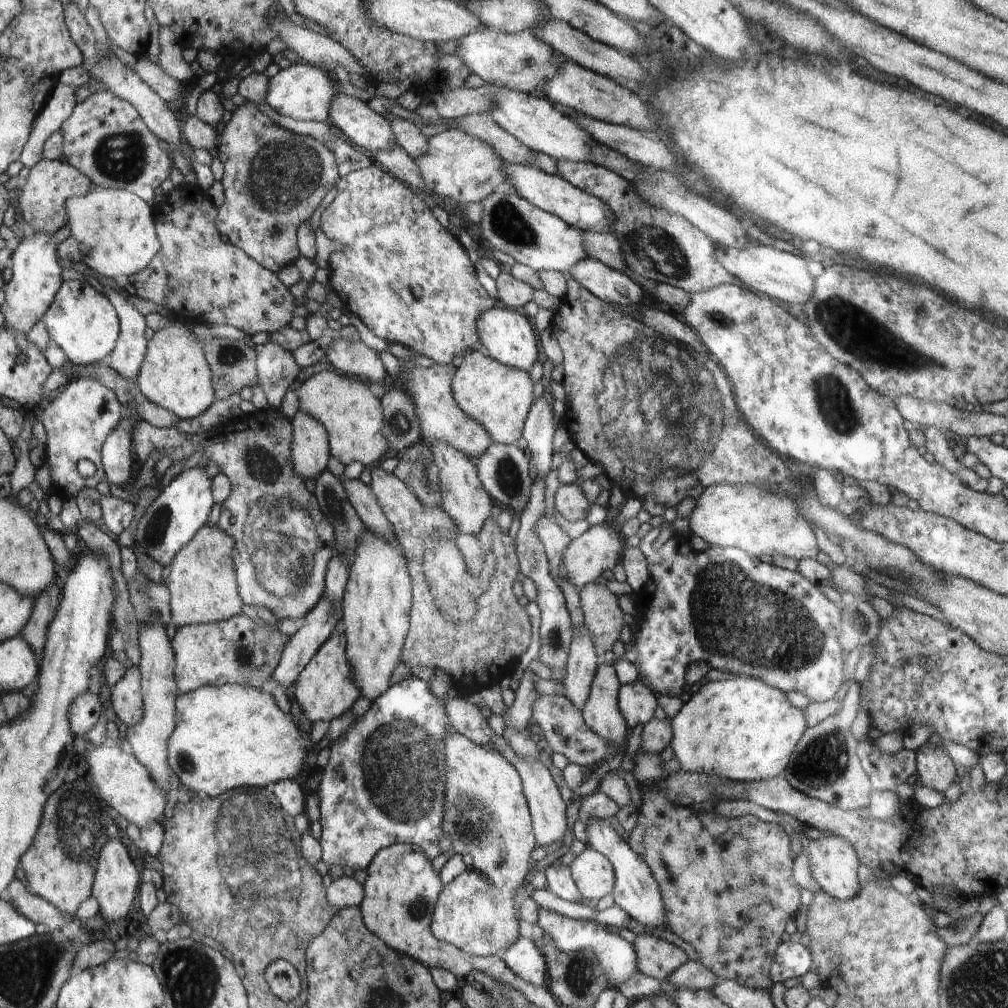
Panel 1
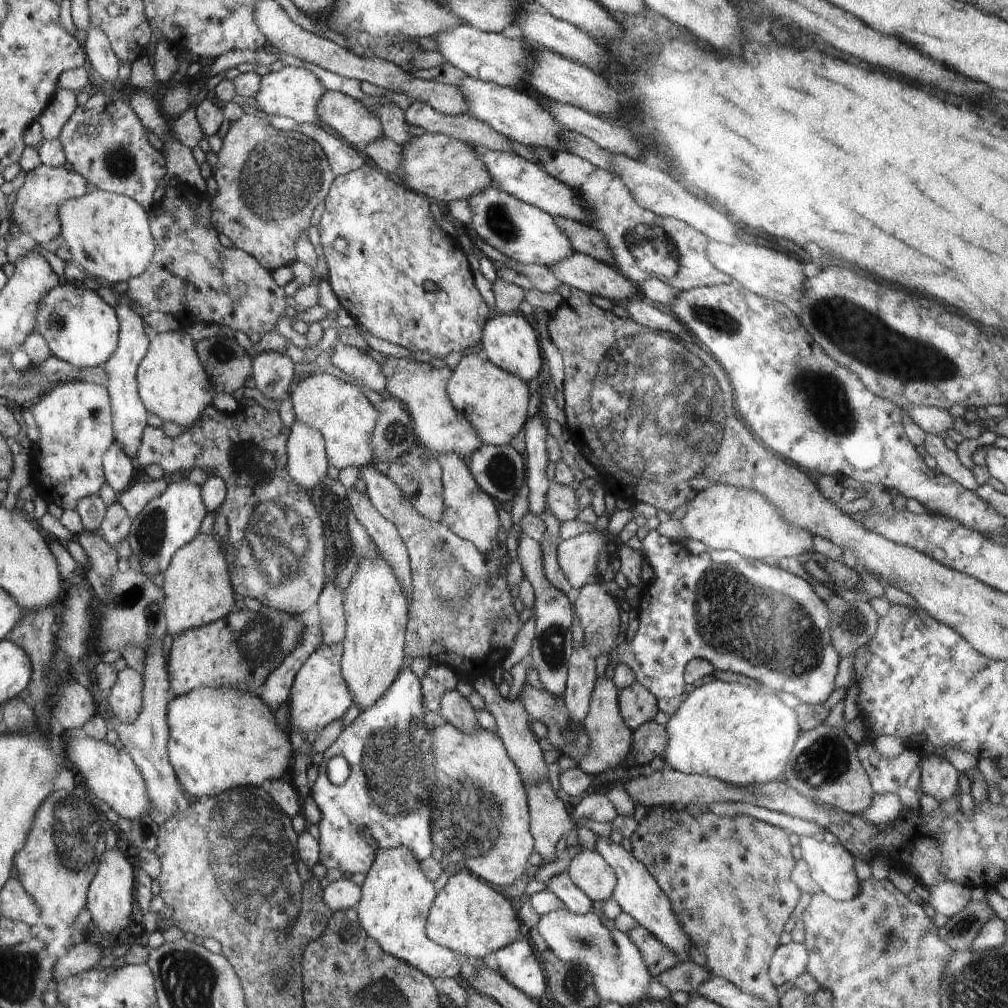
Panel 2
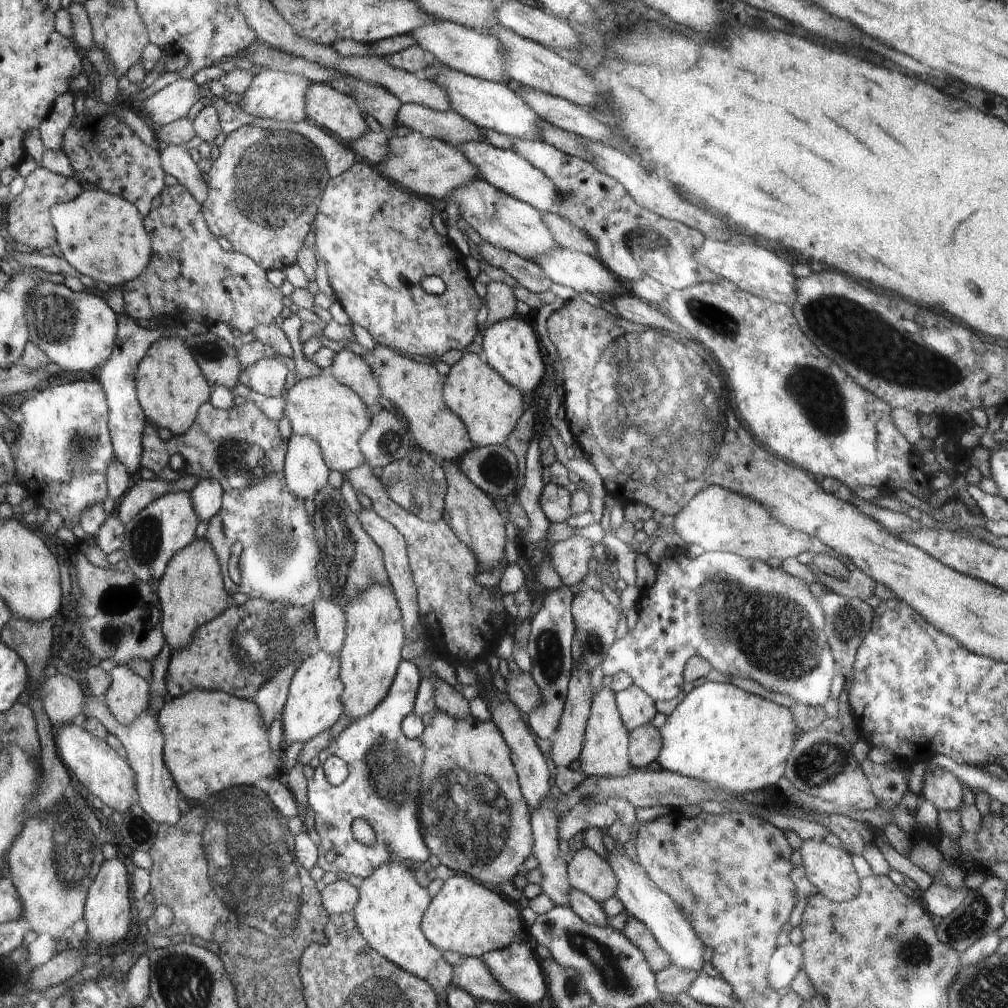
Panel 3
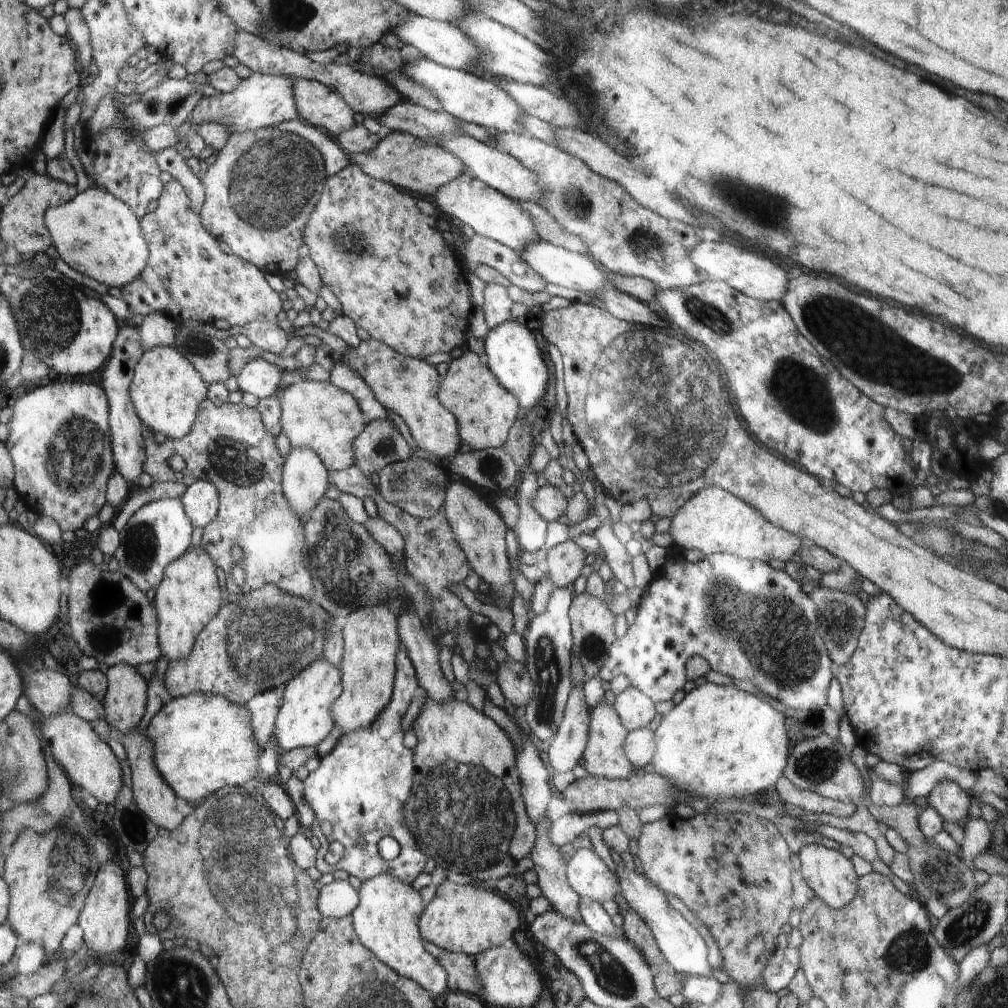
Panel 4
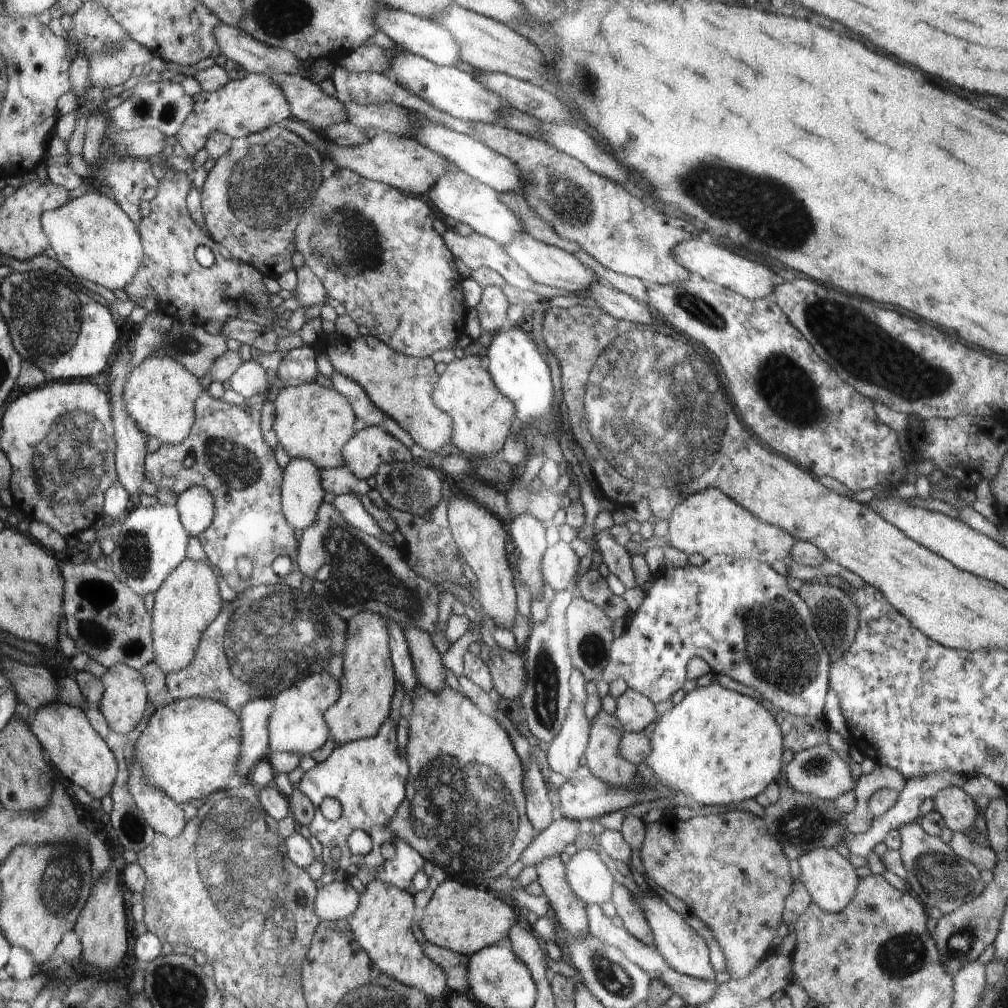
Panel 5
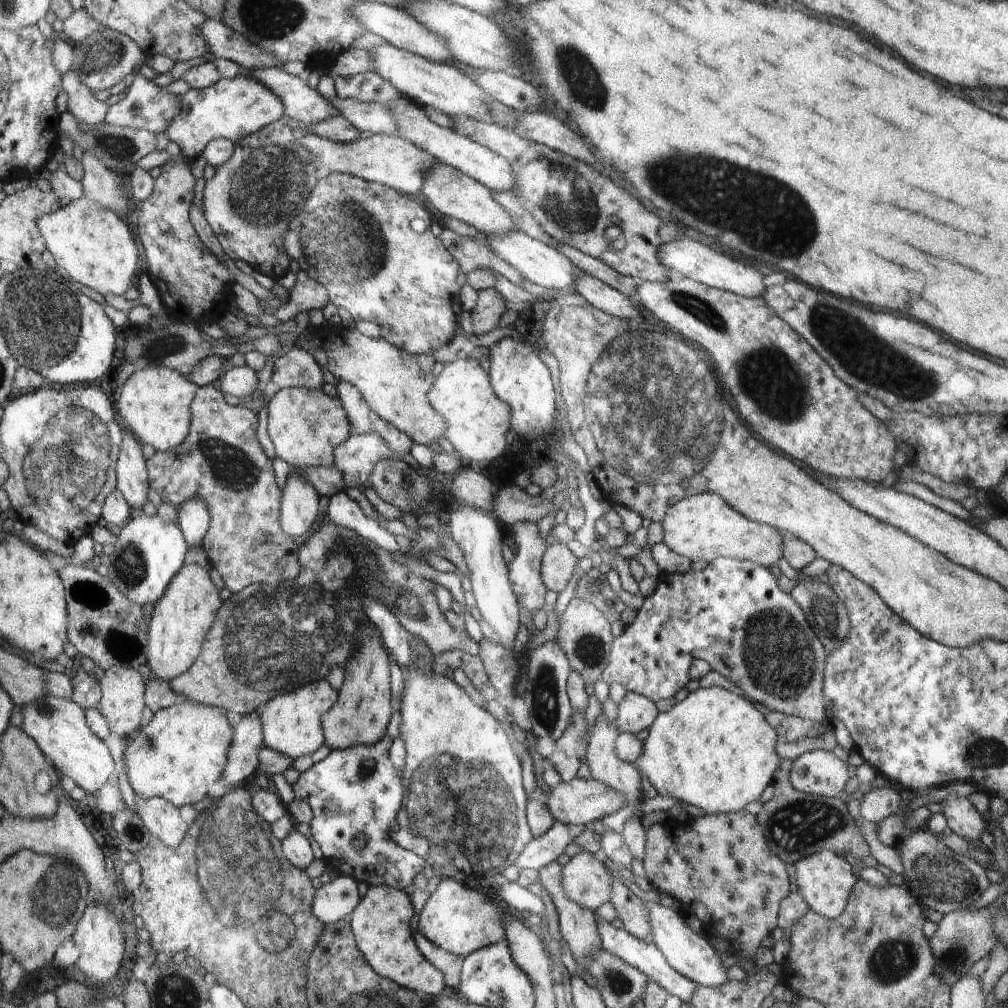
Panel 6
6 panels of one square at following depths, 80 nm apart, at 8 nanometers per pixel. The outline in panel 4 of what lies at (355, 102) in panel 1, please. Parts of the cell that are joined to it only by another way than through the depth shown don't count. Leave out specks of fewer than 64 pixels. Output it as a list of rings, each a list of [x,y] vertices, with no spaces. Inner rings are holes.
[[[294,79],[294,96],[300,118],[337,136],[359,123],[359,115],[336,90],[318,81]]]

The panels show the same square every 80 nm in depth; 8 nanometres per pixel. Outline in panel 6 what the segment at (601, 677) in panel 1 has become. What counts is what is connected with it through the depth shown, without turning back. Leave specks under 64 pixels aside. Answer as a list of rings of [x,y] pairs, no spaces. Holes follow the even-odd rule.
[[[602,711],[589,734],[584,761],[594,780],[609,786],[624,798],[634,798],[640,794],[640,774],[636,765],[618,758],[616,739],[619,734],[617,721],[610,721]]]

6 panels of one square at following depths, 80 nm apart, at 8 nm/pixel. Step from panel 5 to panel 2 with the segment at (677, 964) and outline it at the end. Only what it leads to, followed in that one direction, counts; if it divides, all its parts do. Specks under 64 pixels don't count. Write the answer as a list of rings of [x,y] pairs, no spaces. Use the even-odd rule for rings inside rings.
[[[596,834],[595,850],[598,851],[602,858],[606,859],[611,867],[616,871],[617,886],[613,890],[612,899],[619,905],[622,912],[630,914],[636,920],[638,926],[649,930],[662,944],[665,944],[673,954],[679,956],[680,961],[688,960],[688,948],[694,947],[688,934],[684,932],[677,914],[674,912],[674,906],[650,873],[649,869],[641,860],[637,859],[630,851],[624,850],[615,835],[604,837]]]

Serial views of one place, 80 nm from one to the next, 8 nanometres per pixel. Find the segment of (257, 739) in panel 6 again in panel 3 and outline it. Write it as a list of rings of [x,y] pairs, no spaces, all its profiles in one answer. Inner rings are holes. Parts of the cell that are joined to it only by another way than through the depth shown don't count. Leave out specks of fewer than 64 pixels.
[[[291,662],[284,669],[279,670],[276,676],[261,686],[260,692],[253,698],[267,729],[270,728],[274,716],[283,712],[289,693],[289,684],[298,667],[298,663]]]

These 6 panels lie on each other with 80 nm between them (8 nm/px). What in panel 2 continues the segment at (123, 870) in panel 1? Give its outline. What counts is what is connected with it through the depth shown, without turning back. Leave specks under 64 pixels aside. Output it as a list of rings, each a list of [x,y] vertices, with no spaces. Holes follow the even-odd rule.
[[[116,846],[105,850],[101,856],[100,868],[89,886],[88,905],[86,908],[104,935],[117,934],[128,924],[132,910],[132,890],[134,890],[134,874],[126,856]]]

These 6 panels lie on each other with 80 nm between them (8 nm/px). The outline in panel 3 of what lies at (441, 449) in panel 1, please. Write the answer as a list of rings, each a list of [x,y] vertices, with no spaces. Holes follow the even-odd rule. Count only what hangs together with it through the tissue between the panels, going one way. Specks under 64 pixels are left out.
[[[454,461],[442,462],[447,478],[447,491],[445,492],[445,507],[442,523],[448,525],[453,533],[473,551],[479,562],[479,572],[491,571],[498,567],[502,554],[504,554],[504,520],[490,500],[478,486],[474,486],[466,473],[454,464]]]

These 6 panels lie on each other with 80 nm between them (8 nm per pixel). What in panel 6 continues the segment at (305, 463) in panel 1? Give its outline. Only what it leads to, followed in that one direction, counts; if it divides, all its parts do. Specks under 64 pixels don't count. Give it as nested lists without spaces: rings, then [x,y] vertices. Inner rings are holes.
[[[300,468],[291,469],[281,497],[281,527],[293,539],[301,541],[313,530],[318,520],[321,495],[302,475]]]

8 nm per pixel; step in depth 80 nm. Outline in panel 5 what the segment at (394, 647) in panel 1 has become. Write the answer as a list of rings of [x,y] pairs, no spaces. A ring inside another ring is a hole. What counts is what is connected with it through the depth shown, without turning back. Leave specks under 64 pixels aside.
[[[362,611],[347,622],[348,640],[343,650],[343,673],[340,678],[341,698],[326,712],[333,739],[338,745],[376,736],[390,714],[396,680],[388,652],[391,634],[387,620],[372,611]]]

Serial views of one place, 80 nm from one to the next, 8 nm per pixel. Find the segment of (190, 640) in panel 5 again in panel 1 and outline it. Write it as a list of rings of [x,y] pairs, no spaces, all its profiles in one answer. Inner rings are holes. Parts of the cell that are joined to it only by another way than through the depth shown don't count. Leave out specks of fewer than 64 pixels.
[[[206,525],[194,536],[186,550],[182,550],[182,554],[169,564],[166,586],[170,592],[171,619],[176,628],[226,621],[242,612],[231,556],[235,544],[234,539],[216,525]]]

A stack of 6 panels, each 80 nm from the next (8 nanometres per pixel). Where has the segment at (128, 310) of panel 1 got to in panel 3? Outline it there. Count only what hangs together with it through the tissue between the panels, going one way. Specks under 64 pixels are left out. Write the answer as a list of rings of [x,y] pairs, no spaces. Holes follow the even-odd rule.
[[[126,312],[121,314],[117,321],[117,344],[109,361],[102,366],[99,382],[105,389],[105,395],[109,405],[109,433],[112,435],[114,454],[122,461],[130,474],[141,468],[140,461],[143,453],[143,432],[148,424],[135,387],[135,374],[138,365],[148,352],[149,346],[160,337],[186,338],[191,335],[209,332],[209,325],[201,322],[187,322],[184,325],[176,324],[175,327],[163,327],[158,325],[154,329],[146,329],[138,325]]]

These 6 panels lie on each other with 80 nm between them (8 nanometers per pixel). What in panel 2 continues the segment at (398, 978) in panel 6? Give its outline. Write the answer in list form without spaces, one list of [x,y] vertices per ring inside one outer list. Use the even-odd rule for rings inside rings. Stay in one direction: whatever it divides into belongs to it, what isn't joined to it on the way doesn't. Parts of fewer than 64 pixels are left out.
[[[406,847],[382,849],[361,886],[361,899],[356,906],[361,925],[386,954],[402,959],[430,978],[455,978],[460,972],[456,952],[435,943],[428,935],[429,910],[436,896],[435,884],[416,866],[416,857],[408,856]]]

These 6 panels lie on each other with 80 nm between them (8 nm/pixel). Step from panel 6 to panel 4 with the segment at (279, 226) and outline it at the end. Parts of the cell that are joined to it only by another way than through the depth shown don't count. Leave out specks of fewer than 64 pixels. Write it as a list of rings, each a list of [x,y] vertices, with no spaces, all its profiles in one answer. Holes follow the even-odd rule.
[[[276,126],[232,131],[202,179],[205,190],[205,199],[199,212],[202,226],[214,238],[226,242],[232,254],[246,259],[268,274],[284,277],[301,264],[302,246],[308,243],[306,227],[314,218],[314,209],[322,198],[329,178],[322,153],[297,134],[281,131]]]

